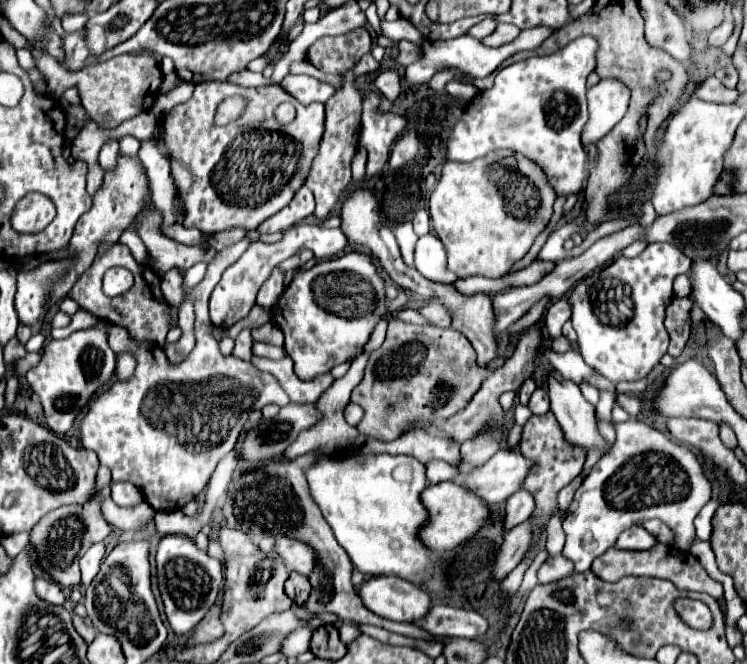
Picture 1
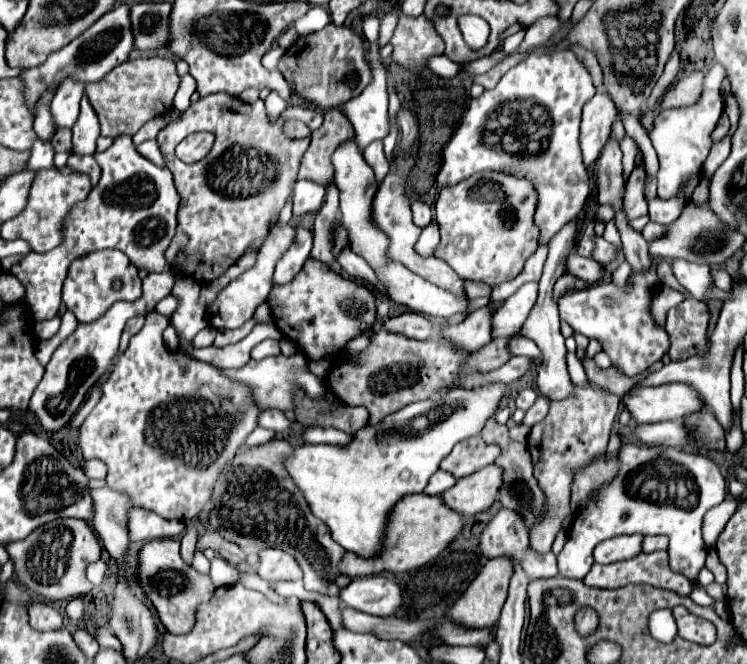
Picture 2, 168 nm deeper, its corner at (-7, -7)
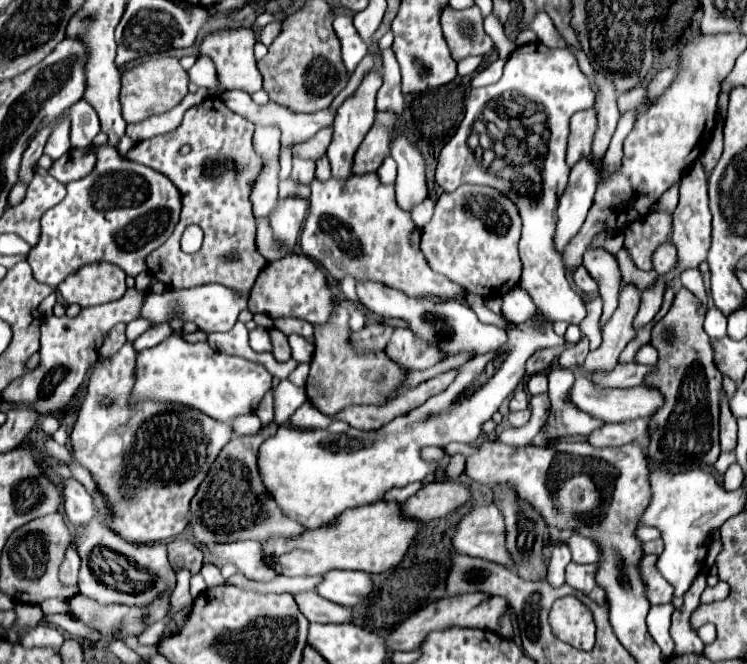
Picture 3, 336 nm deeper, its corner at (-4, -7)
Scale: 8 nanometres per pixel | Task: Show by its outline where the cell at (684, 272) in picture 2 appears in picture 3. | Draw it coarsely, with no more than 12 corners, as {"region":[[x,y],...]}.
{"region":[[663,242],[653,252],[653,270],[665,274],[675,266],[677,250]]}

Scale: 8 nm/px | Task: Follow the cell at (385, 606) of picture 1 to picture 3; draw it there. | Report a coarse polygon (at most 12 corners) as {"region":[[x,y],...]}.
{"region":[[359,570],[323,574],[315,592],[329,602],[355,606],[371,594]]}

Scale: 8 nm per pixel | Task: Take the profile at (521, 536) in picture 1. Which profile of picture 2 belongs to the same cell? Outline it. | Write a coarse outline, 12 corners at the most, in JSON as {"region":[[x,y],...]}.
{"region":[[514,562],[486,566],[448,618],[492,628],[506,602]]}

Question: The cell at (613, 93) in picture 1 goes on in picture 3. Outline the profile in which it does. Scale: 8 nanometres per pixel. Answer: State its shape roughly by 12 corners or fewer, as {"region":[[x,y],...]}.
{"region":[[595,110],[571,116],[567,164],[591,156]]}

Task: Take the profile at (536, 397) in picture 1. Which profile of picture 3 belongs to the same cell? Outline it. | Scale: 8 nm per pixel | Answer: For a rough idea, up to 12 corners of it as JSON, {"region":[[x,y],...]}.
{"region":[[531,410],[509,412],[507,420],[513,428],[525,426]]}

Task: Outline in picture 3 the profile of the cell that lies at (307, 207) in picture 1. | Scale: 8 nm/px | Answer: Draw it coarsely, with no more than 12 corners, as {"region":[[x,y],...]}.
{"region":[[293,158],[291,178],[309,184],[315,178],[315,162]]}

